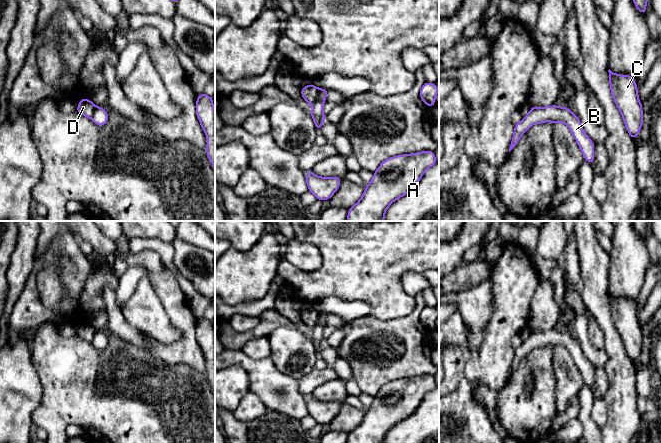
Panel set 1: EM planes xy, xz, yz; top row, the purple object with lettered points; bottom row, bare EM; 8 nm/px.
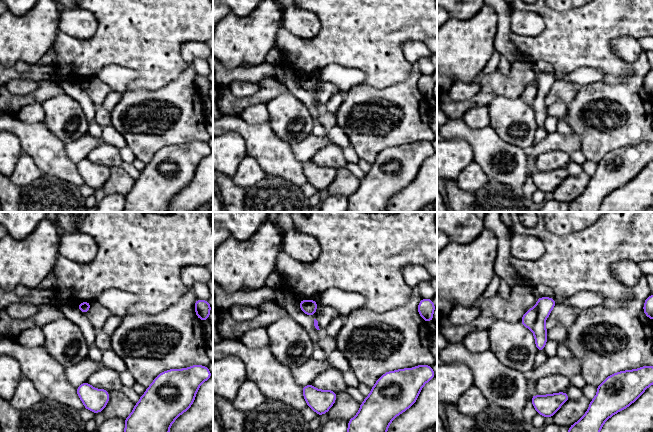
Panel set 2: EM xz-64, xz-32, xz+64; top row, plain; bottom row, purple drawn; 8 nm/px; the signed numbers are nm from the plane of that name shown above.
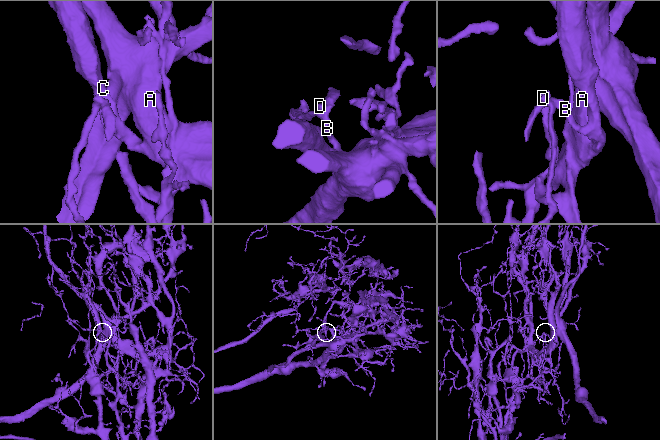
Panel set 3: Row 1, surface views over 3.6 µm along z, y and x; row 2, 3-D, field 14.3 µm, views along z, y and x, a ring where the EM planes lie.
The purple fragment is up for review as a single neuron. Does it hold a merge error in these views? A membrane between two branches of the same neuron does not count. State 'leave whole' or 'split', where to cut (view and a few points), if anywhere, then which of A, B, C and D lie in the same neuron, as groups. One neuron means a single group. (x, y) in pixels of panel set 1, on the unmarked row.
split; cut xz (320, 313), (316, 324), (312, 328); groups A B C / D

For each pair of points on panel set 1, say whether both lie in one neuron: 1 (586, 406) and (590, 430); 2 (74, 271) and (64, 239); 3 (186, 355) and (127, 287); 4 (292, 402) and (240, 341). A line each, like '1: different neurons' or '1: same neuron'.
1: same neuron
2: same neuron
3: different neurons
4: different neurons

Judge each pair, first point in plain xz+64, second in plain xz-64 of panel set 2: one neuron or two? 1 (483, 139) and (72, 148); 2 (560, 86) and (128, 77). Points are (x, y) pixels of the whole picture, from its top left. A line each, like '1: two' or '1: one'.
1: two
2: two

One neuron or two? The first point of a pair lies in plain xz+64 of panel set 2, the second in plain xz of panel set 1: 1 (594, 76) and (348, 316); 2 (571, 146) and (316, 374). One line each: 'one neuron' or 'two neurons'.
1: one neuron
2: one neuron

